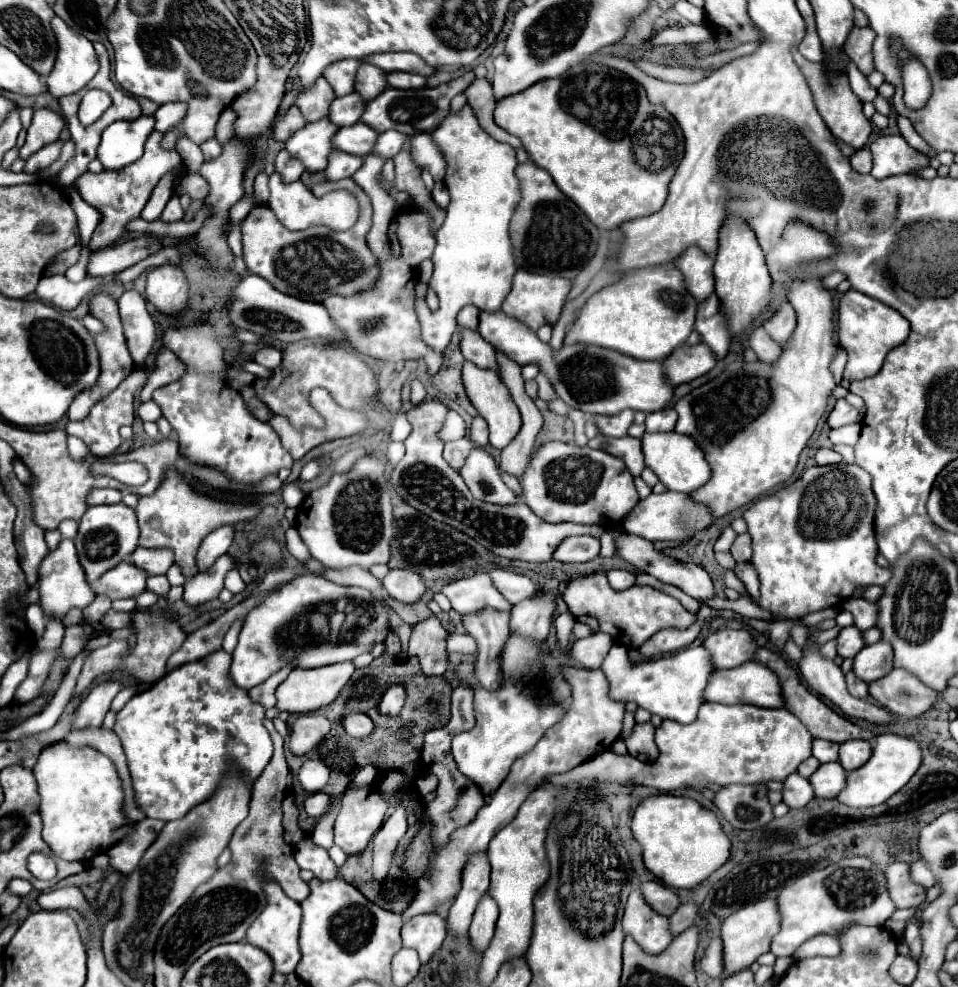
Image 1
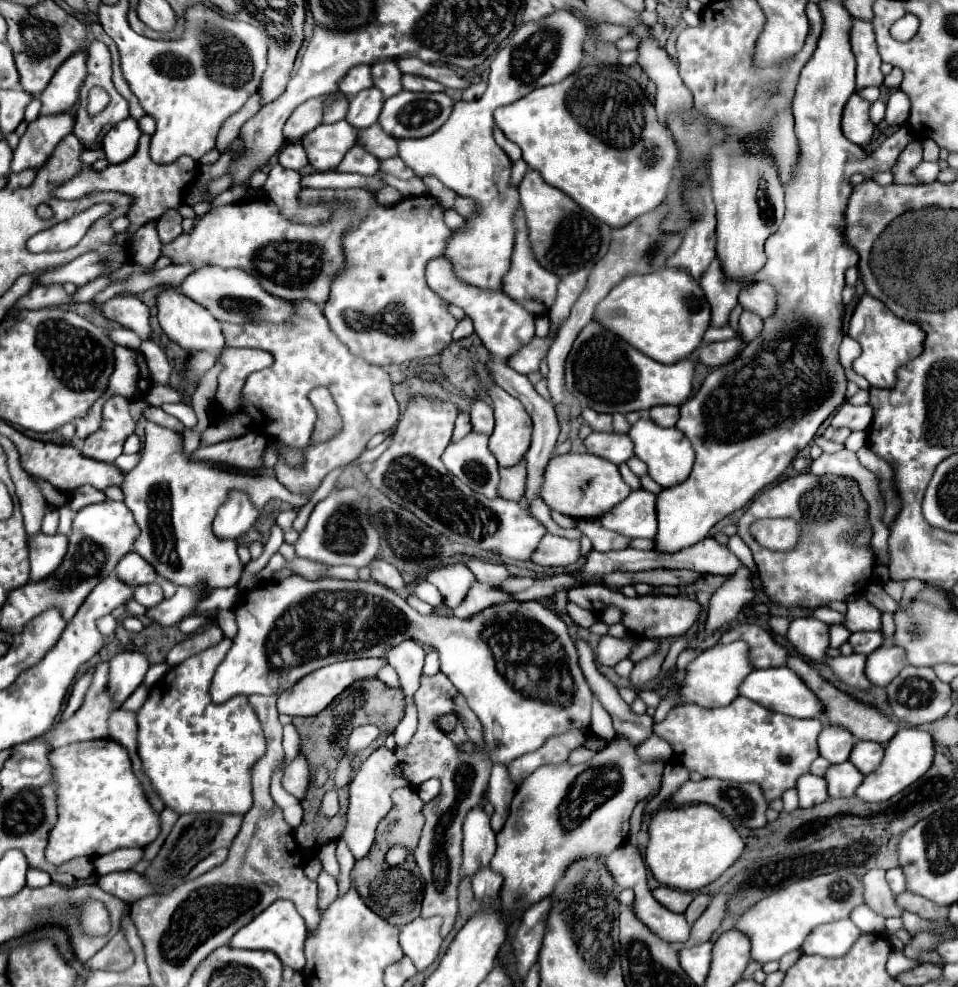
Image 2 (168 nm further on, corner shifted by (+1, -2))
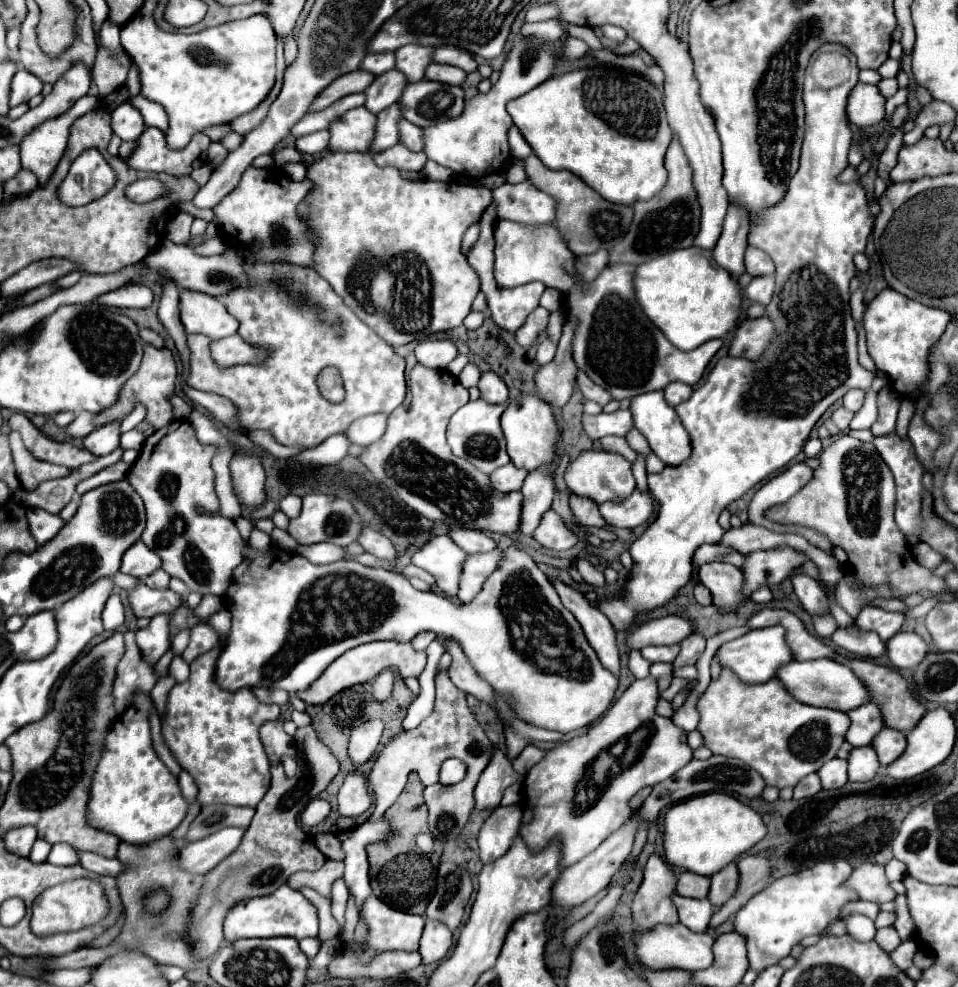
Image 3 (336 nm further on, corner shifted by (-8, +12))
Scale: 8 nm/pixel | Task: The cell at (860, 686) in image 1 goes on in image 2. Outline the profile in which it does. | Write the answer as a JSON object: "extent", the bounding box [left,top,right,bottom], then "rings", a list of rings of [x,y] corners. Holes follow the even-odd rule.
{"extent":[826,654,870,690],"rings":[[[850,654],[850,656],[836,656],[836,658],[826,658],[826,664],[836,672],[836,676],[852,688],[868,690],[870,680],[866,678],[864,666],[866,666],[866,654]]]}

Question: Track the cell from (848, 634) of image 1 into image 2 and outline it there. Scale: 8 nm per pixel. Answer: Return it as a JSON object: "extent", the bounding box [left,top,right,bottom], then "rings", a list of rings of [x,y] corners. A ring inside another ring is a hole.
{"extent":[850,632,884,654],"rings":[[[854,632],[850,636],[850,644],[852,644],[854,652],[872,654],[876,648],[880,648],[884,644],[884,636],[882,636],[882,632]]]}

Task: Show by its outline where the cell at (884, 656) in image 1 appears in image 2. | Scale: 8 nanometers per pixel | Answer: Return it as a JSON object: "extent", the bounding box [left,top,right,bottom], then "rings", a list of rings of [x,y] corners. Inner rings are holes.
{"extent":[866,644,906,686],"rings":[[[884,644],[868,656],[866,676],[876,686],[888,686],[906,664],[906,654],[900,646]]]}

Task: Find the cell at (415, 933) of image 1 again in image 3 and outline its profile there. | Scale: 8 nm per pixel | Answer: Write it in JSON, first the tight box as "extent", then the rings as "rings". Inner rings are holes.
{"extent":[419,918,453,964],"rings":[[[425,918],[425,930],[419,944],[419,954],[423,956],[423,964],[433,964],[443,960],[451,948],[451,942],[453,934],[443,922]]]}

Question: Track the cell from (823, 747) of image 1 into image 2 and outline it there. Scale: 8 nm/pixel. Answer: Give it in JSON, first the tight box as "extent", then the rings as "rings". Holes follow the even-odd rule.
{"extent":[818,724,856,764],"rings":[[[826,724],[820,738],[818,738],[820,756],[830,760],[832,764],[846,762],[854,744],[856,744],[854,736],[846,728],[834,726],[834,724]]]}

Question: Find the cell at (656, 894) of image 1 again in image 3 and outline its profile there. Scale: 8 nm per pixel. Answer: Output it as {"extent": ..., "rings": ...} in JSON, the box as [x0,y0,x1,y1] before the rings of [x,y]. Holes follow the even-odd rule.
{"extent":[675,872,709,898],"rings":[[[683,872],[679,874],[675,892],[687,898],[705,898],[709,892],[709,878],[693,874],[693,872]]]}

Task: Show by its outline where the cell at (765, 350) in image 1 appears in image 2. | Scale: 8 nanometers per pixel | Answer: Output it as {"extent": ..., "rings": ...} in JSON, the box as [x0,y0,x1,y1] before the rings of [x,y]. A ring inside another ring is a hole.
{"extent":[740,310,762,342],"rings":[[[744,310],[740,316],[740,338],[750,342],[760,334],[760,330],[762,330],[762,320],[754,312]]]}

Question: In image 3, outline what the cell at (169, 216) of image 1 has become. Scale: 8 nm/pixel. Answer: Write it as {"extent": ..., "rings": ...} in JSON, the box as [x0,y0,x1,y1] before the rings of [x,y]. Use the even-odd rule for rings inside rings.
{"extent":[165,212,193,244],"rings":[[[175,212],[165,228],[165,238],[169,238],[175,244],[187,244],[189,242],[189,228],[191,228],[193,216],[185,212]]]}

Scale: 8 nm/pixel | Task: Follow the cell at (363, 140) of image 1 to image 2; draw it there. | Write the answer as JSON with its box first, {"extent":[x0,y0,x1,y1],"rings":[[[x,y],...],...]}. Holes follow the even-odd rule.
{"extent":[358,124,398,160],"rings":[[[374,124],[366,130],[360,130],[358,132],[358,142],[362,142],[366,146],[366,150],[372,152],[378,160],[398,156],[398,140],[394,136],[386,134],[380,128],[380,124]]]}

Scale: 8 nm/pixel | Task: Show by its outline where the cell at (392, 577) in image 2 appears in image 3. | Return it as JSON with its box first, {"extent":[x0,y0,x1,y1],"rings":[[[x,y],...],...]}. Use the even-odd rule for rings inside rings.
{"extent":[359,528,397,562],"rings":[[[363,528],[363,536],[359,538],[359,542],[365,548],[365,552],[373,554],[379,560],[393,562],[397,558],[397,550],[391,544],[391,540],[387,540],[387,536],[383,536],[371,528]]]}

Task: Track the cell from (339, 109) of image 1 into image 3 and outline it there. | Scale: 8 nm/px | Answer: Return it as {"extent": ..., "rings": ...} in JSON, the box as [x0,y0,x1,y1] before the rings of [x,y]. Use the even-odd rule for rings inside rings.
{"extent":[365,70,407,114],"rings":[[[389,70],[381,76],[375,76],[371,86],[365,90],[365,108],[379,114],[399,100],[405,84],[407,80],[399,70]]]}

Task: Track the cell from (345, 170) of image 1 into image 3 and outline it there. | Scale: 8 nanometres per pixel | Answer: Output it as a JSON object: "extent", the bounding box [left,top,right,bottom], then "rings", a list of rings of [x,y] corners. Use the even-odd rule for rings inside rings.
{"extent":[369,104,401,152],"rings":[[[399,104],[389,106],[387,110],[377,114],[377,126],[375,126],[375,136],[371,142],[371,150],[369,152],[383,152],[391,146],[395,146],[399,142],[399,130],[397,130],[397,122],[401,118],[401,110]]]}

